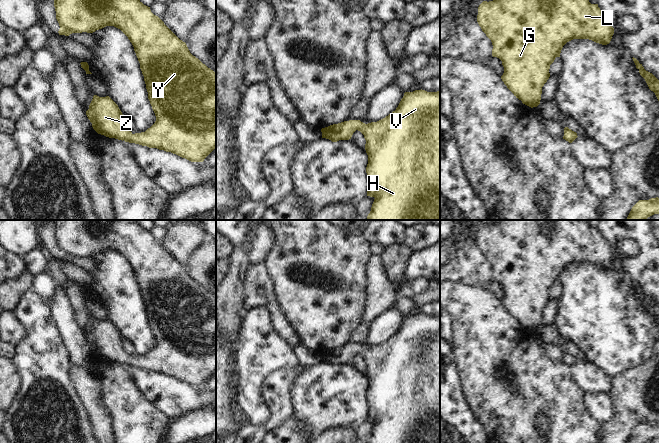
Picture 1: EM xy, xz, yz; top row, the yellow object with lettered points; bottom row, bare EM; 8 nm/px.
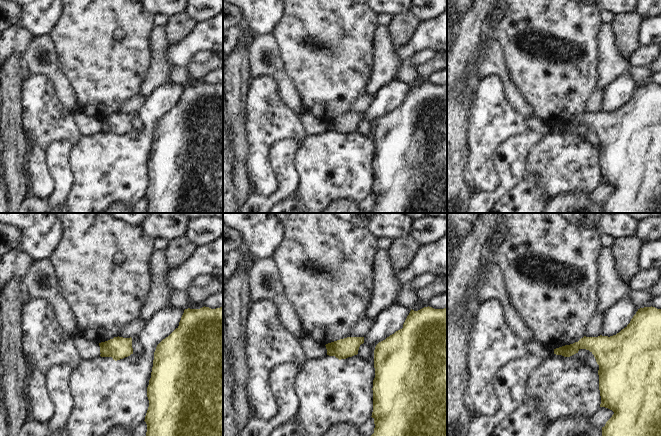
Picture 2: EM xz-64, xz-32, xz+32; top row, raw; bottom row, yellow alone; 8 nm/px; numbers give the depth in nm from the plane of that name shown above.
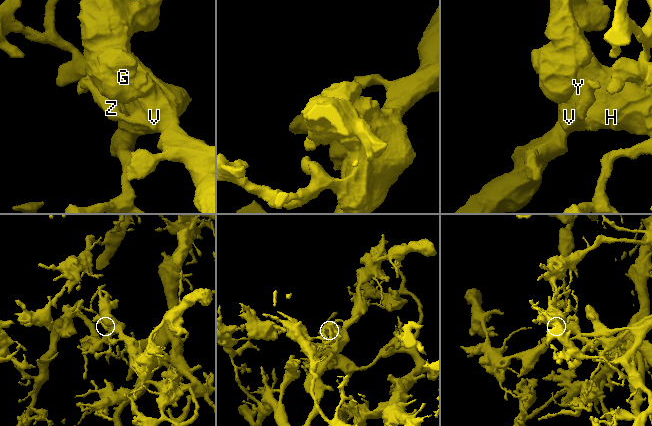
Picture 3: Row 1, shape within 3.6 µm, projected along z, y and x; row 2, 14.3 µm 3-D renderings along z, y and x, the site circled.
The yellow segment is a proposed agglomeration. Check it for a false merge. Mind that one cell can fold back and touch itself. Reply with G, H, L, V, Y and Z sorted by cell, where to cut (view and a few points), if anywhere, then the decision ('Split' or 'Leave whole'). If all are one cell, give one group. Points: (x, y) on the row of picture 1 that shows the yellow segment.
Groups: G H L V Y Z. No split. Leave whole

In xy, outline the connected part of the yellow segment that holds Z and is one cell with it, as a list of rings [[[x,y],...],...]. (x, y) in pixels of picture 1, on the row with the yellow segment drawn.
[[[54,0],[54,7],[60,26],[59,35],[93,33],[106,26],[114,26],[128,37],[140,63],[148,99],[156,116],[155,123],[145,132],[133,134],[124,126],[123,114],[118,105],[109,96],[94,95],[86,111],[93,129],[109,138],[171,152],[191,162],[203,162],[216,148],[216,73],[193,56],[186,43],[140,0]]]

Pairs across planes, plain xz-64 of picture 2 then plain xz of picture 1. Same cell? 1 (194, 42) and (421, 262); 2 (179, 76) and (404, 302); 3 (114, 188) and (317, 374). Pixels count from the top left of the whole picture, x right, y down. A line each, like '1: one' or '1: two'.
1: one
2: one
3: one

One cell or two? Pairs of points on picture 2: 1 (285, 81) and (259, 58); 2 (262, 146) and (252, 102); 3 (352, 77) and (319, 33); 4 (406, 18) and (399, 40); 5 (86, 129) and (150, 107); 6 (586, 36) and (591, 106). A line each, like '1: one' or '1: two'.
1: one
2: one
3: one
4: one
5: two
6: two

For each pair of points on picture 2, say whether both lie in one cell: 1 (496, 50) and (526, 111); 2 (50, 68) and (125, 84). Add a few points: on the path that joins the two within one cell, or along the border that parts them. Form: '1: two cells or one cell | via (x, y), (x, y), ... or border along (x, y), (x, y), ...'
1: one cell | via (496, 65), (504, 75), (513, 96)
2: two cells | border along (54, 47), (58, 67), (68, 80), (72, 90)

